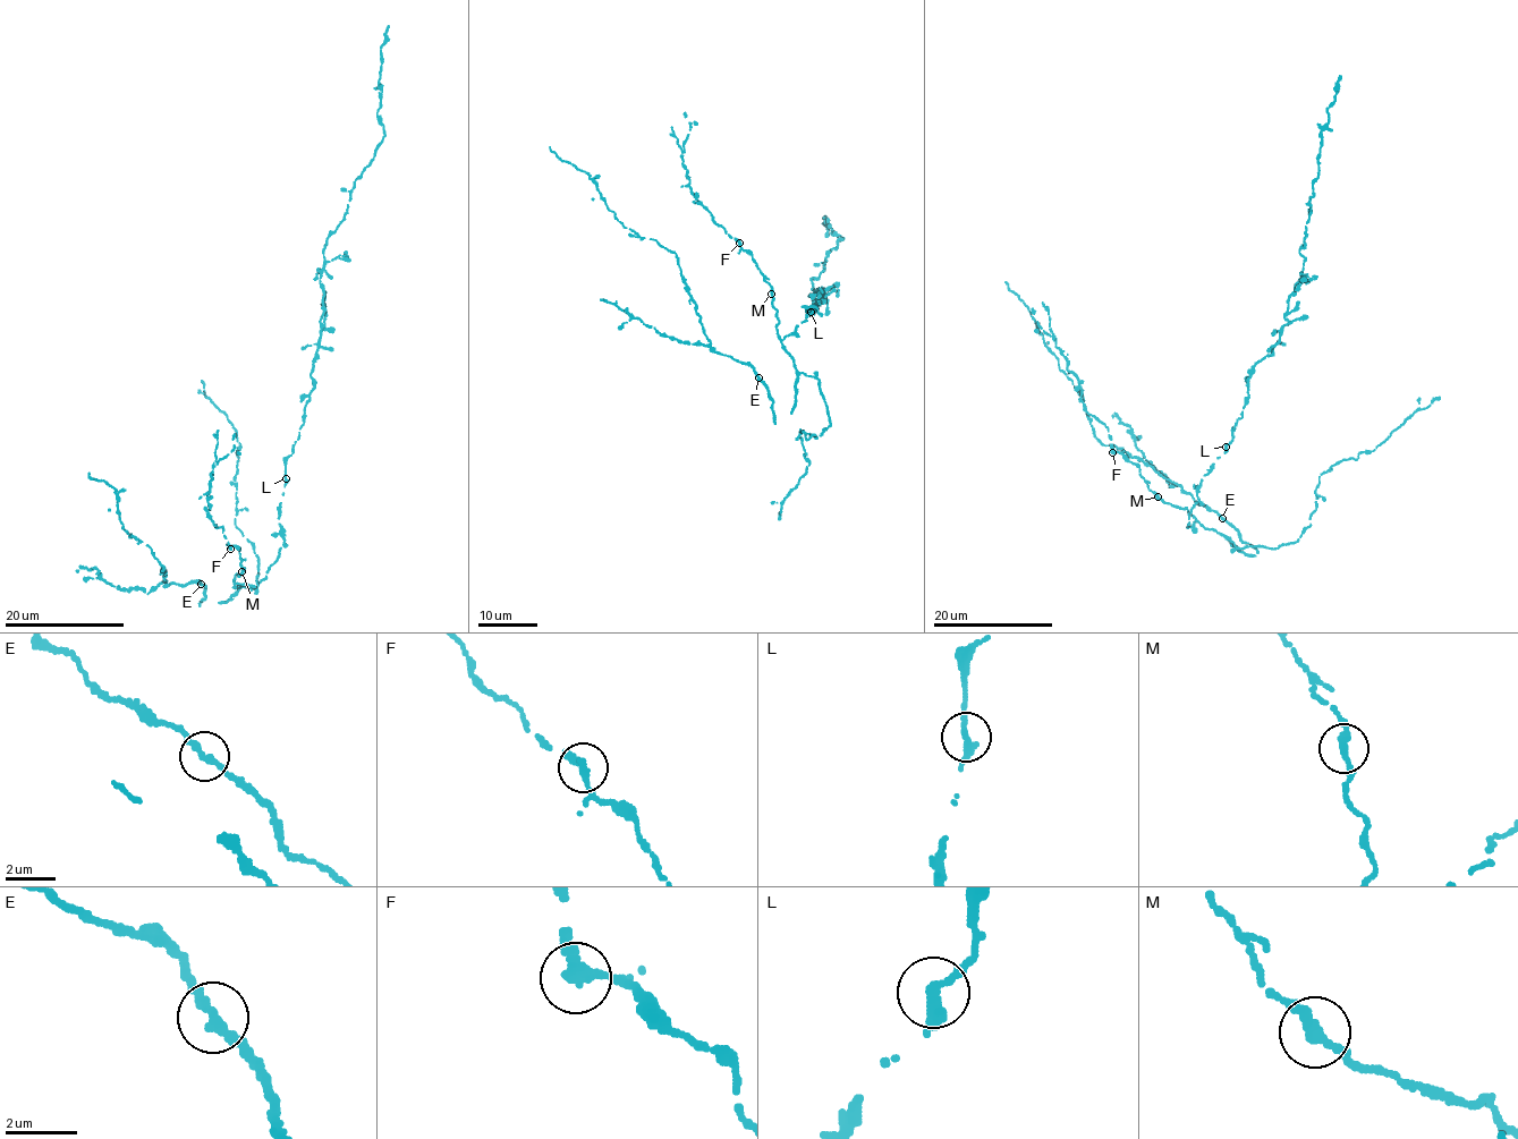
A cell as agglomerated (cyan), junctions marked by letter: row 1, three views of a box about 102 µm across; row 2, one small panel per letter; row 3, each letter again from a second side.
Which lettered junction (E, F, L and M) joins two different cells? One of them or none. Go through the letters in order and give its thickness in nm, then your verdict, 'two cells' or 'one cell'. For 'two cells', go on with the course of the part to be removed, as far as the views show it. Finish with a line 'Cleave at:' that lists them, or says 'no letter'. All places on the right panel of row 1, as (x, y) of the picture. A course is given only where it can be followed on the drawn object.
E: calibre 280 nm; one cell
F: calibre 280 nm; one cell
L: calibre 320 nm; two cells; course (1226, 445), (1243, 416), (1251, 370), (1272, 353), (1287, 323), (1321, 132), (1341, 76)
M: calibre 300 nm; one cell
Cleave at: L

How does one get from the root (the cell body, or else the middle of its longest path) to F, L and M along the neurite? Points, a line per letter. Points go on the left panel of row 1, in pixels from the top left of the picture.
F: (283, 543), (265, 576), (252, 586), (234, 581), (245, 569), (239, 550), (230, 549)
L: (283, 543), (278, 512), (286, 478)
M: (283, 543), (278, 559), (260, 581), (252, 586), (237, 583), (235, 576), (242, 576), (238, 576), (242, 571)

